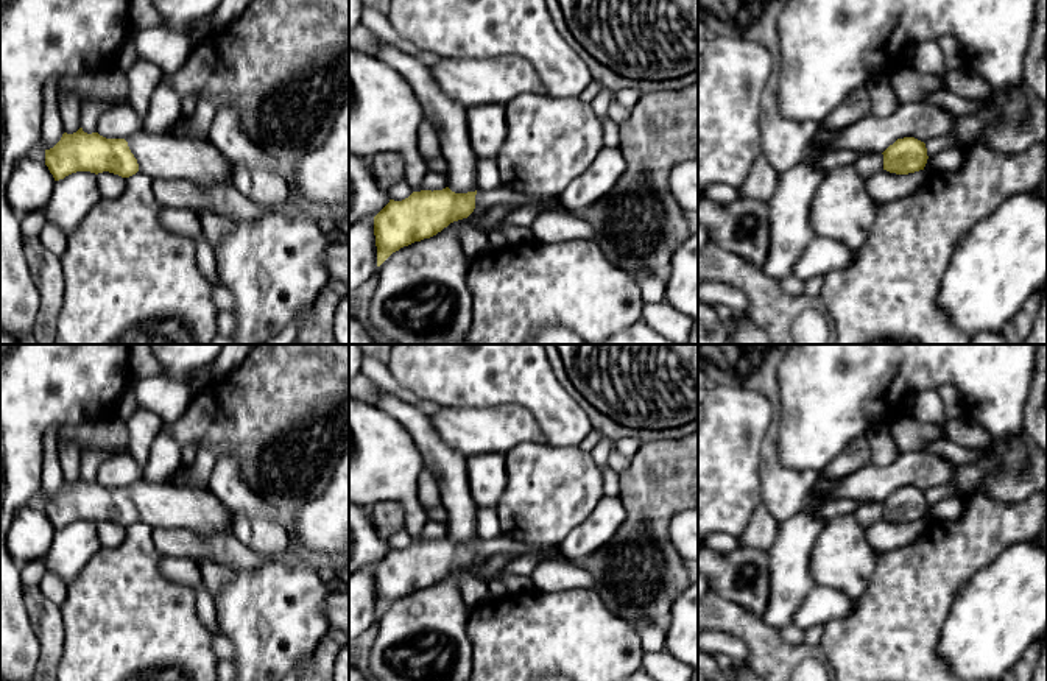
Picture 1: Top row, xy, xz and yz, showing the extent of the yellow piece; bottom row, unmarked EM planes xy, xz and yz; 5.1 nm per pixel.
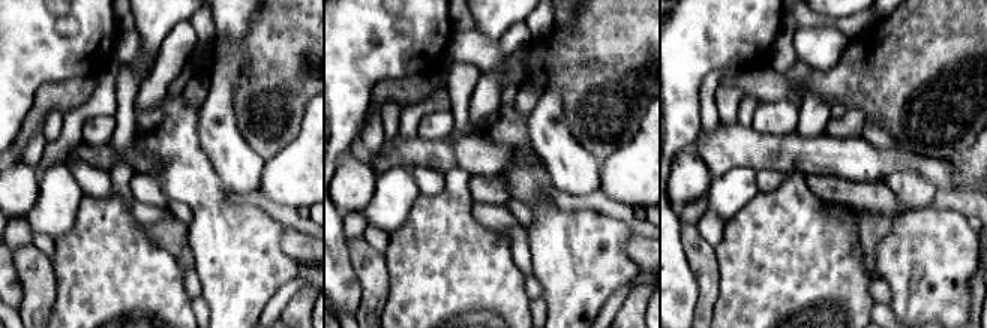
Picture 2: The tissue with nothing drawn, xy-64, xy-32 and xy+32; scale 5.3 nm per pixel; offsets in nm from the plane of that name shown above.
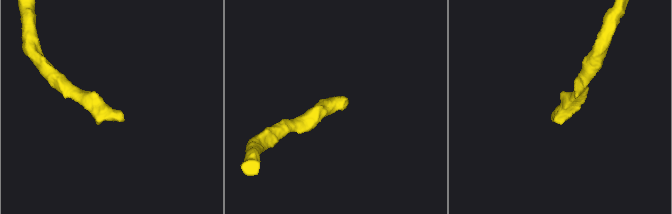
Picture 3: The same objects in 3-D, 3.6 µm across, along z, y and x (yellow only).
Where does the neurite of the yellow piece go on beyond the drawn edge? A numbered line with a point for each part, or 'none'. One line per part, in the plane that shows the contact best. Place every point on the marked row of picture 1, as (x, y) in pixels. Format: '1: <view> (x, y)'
1: xy (165, 156)

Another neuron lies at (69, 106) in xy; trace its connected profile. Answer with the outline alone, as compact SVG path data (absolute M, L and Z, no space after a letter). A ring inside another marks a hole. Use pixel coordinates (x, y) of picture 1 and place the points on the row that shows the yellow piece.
M62 94L58 104L59 104L59 114L61 114L64 132L67 134L76 132L81 128L79 125L81 103L73 95Z

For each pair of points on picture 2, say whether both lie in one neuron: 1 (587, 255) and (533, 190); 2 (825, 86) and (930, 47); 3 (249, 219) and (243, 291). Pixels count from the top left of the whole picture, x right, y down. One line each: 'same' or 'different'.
1: same
2: same
3: same

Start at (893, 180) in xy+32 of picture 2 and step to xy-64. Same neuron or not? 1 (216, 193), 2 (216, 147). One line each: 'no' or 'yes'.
1: no
2: yes

